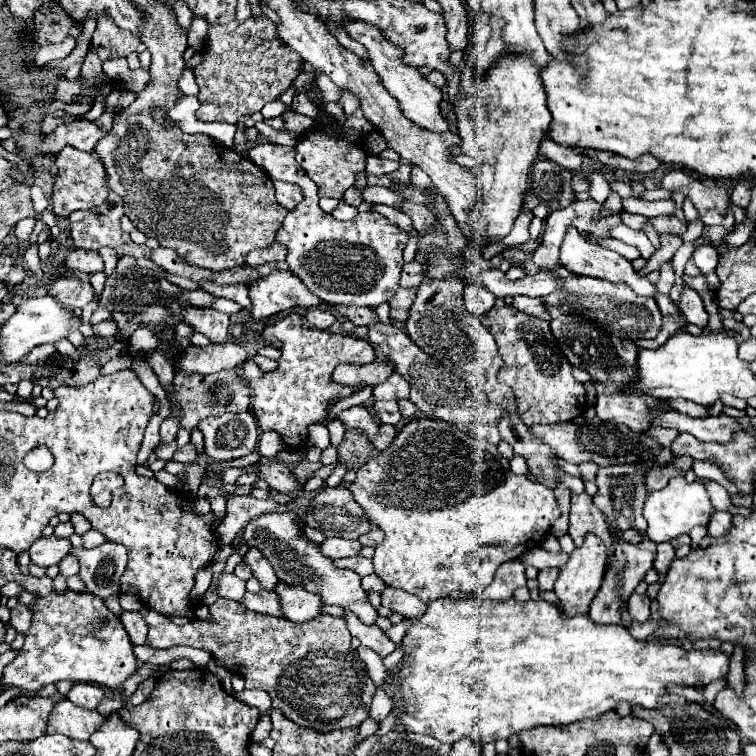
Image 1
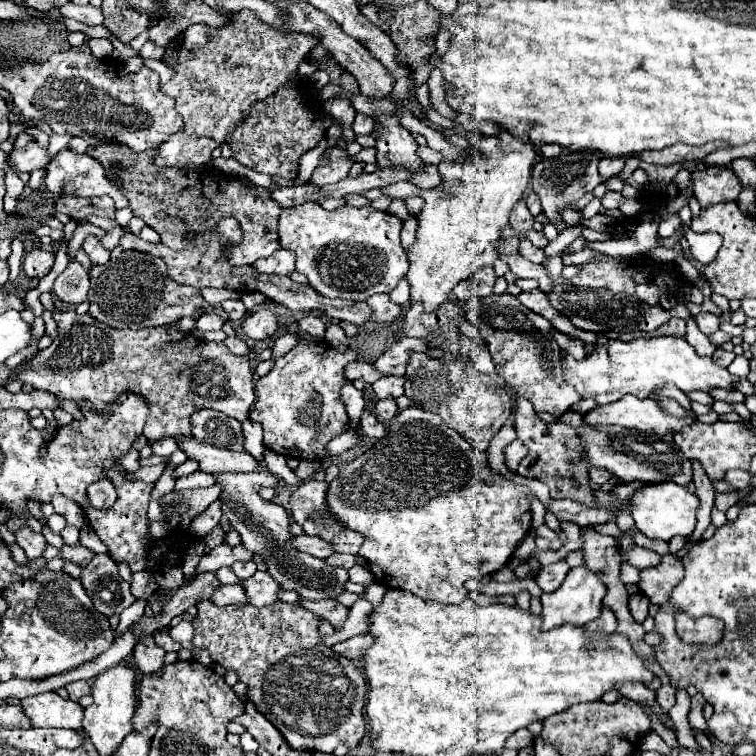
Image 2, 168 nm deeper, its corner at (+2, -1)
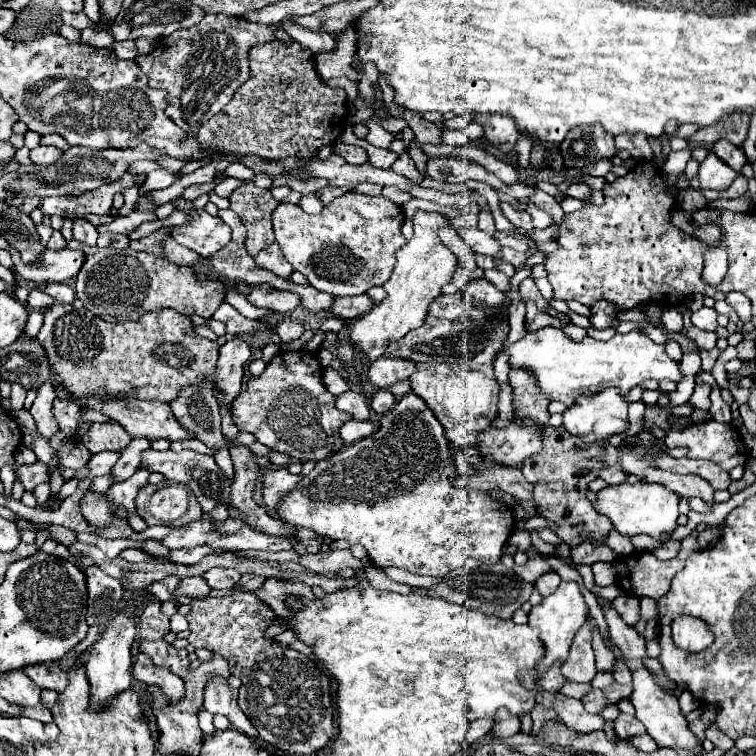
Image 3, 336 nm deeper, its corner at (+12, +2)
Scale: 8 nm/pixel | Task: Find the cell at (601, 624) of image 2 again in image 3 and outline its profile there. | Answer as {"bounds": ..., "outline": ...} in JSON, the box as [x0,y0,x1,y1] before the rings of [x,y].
{"bounds":[560,622,596,682],"outline":[[[586,622],[576,632],[570,654],[560,670],[570,682],[590,682],[596,676],[594,652],[592,652],[592,624],[590,622]]]}

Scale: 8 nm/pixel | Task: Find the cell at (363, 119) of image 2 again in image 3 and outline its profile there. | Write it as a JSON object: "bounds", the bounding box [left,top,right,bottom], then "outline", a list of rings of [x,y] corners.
{"bounds":[364,120,394,148],"outline":[[[366,120],[364,124],[366,124],[366,126],[368,126],[369,129],[368,136],[366,136],[366,140],[369,143],[378,148],[389,148],[392,140],[394,139],[394,136],[391,133],[386,131],[379,124],[376,124],[374,120]]]}

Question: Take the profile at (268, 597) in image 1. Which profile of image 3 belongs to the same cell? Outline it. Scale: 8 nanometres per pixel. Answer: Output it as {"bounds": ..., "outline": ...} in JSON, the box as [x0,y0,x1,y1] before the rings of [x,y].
{"bounds":[174,576,210,598],"outline":[[[200,576],[200,578],[184,578],[180,582],[180,586],[176,588],[174,596],[196,596],[196,598],[208,598],[210,596],[210,588],[208,582]]]}

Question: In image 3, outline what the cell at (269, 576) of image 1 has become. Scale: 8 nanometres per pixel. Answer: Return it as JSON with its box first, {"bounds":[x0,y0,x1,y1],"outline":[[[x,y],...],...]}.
{"bounds":[156,544,226,564],"outline":[[[202,544],[202,546],[196,546],[196,548],[172,550],[168,558],[156,558],[156,560],[170,560],[170,562],[178,562],[178,564],[196,564],[208,554],[224,554],[224,552],[226,550],[214,550],[214,548],[208,548],[206,544]]]}

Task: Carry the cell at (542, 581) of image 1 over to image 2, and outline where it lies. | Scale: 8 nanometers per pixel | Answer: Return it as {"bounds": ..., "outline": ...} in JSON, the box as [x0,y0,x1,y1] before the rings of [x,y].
{"bounds":[536,559,570,593],"outline":[[[564,559],[558,561],[558,563],[552,563],[552,565],[548,565],[548,567],[542,567],[540,575],[536,577],[538,587],[540,587],[542,591],[546,591],[546,593],[556,591],[556,589],[562,585],[568,569],[570,569],[570,565],[568,565]]]}

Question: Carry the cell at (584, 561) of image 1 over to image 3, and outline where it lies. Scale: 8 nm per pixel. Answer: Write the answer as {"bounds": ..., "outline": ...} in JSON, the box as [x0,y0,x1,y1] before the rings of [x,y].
{"bounds":[528,580,588,672],"outline":[[[562,580],[554,594],[546,596],[538,606],[534,606],[530,610],[530,614],[528,614],[528,626],[540,630],[540,640],[546,646],[546,656],[538,664],[540,672],[544,672],[546,668],[550,668],[556,660],[566,660],[570,644],[572,644],[572,638],[578,632],[578,628],[586,622],[586,618],[588,618],[588,606],[584,602],[584,596],[582,596],[582,590],[580,590],[578,582],[574,582],[574,580],[570,580],[570,582]]]}

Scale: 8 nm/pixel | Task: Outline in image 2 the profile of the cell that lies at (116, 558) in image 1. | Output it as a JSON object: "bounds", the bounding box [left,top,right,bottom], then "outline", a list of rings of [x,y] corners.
{"bounds":[80,555,136,617],"outline":[[[94,555],[94,559],[82,569],[80,581],[96,611],[106,617],[120,615],[136,599],[130,593],[130,585],[118,575],[118,567],[110,555]]]}

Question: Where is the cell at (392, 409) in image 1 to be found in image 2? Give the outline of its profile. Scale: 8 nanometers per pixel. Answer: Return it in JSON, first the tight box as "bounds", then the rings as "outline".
{"bounds":[374,399,398,421],"outline":[[[394,399],[378,400],[378,403],[375,404],[374,413],[382,421],[390,421],[398,413],[398,405],[396,405]]]}

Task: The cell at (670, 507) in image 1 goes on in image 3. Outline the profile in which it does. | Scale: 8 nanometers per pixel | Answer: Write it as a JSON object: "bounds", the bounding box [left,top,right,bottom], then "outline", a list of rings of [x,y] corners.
{"bounds":[596,482,678,538],"outline":[[[638,482],[638,484],[618,484],[618,486],[608,486],[596,494],[596,510],[600,514],[606,514],[614,528],[624,534],[624,536],[634,536],[634,534],[648,534],[654,538],[662,538],[664,534],[672,534],[678,528],[678,496],[676,492],[664,488],[662,484],[648,484],[648,482]]]}

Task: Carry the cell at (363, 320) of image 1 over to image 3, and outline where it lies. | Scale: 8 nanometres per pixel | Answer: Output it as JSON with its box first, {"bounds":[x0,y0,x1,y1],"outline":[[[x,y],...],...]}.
{"bounds":[216,340,250,404],"outline":[[[230,340],[220,348],[216,378],[218,386],[226,394],[228,404],[240,394],[244,364],[248,362],[248,356],[250,356],[250,346],[246,340]]]}

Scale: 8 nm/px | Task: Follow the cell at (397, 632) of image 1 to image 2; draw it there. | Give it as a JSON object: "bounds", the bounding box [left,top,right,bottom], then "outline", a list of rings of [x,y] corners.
{"bounds":[331,633,374,661],"outline":[[[362,633],[331,646],[331,649],[350,660],[361,661],[366,649],[374,643],[374,637],[369,633]]]}

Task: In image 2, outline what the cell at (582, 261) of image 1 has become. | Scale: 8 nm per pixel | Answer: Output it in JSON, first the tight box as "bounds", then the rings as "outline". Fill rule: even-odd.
{"bounds":[532,151,602,221],"outline":[[[570,151],[562,153],[556,159],[542,159],[534,165],[532,171],[532,187],[540,195],[542,209],[552,221],[560,221],[558,211],[566,209],[566,203],[578,201],[586,191],[602,183],[602,177],[598,173],[598,161],[602,159],[602,153],[598,151]],[[600,155],[600,157],[598,157]],[[580,189],[580,193],[576,193]]]}

